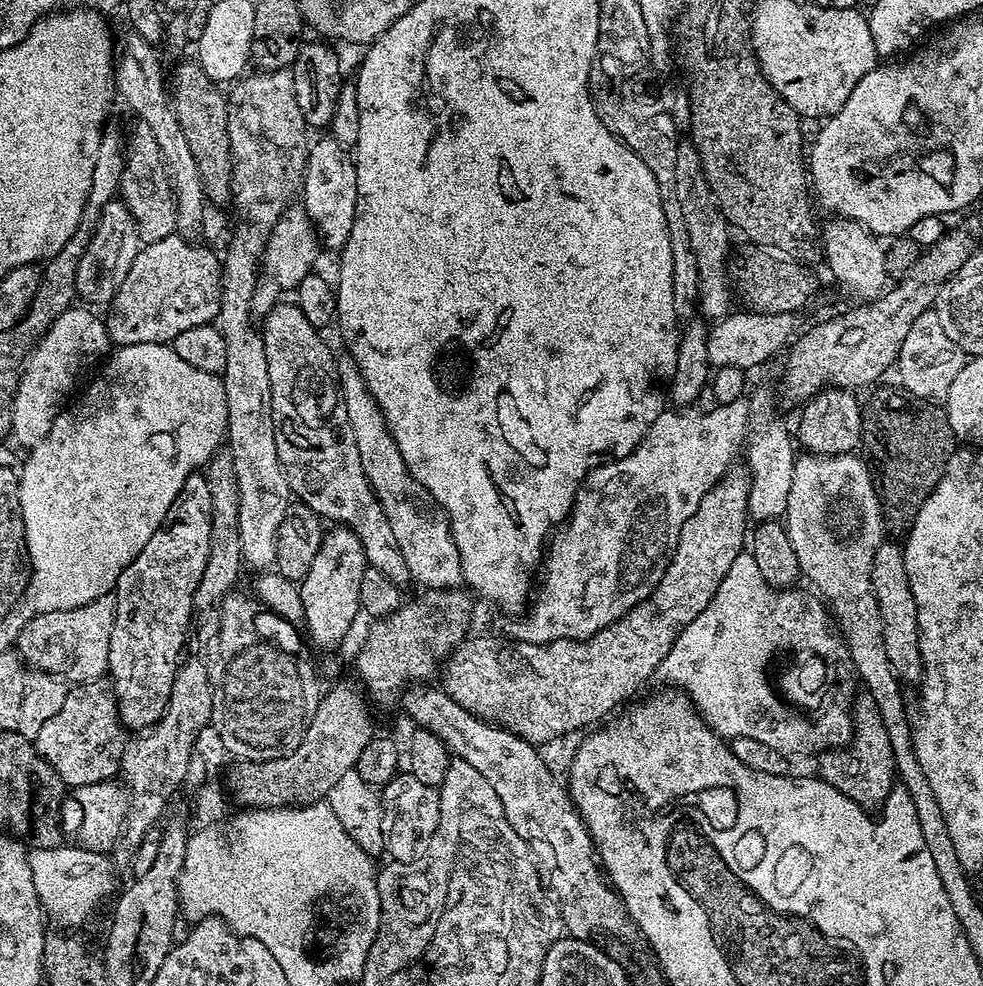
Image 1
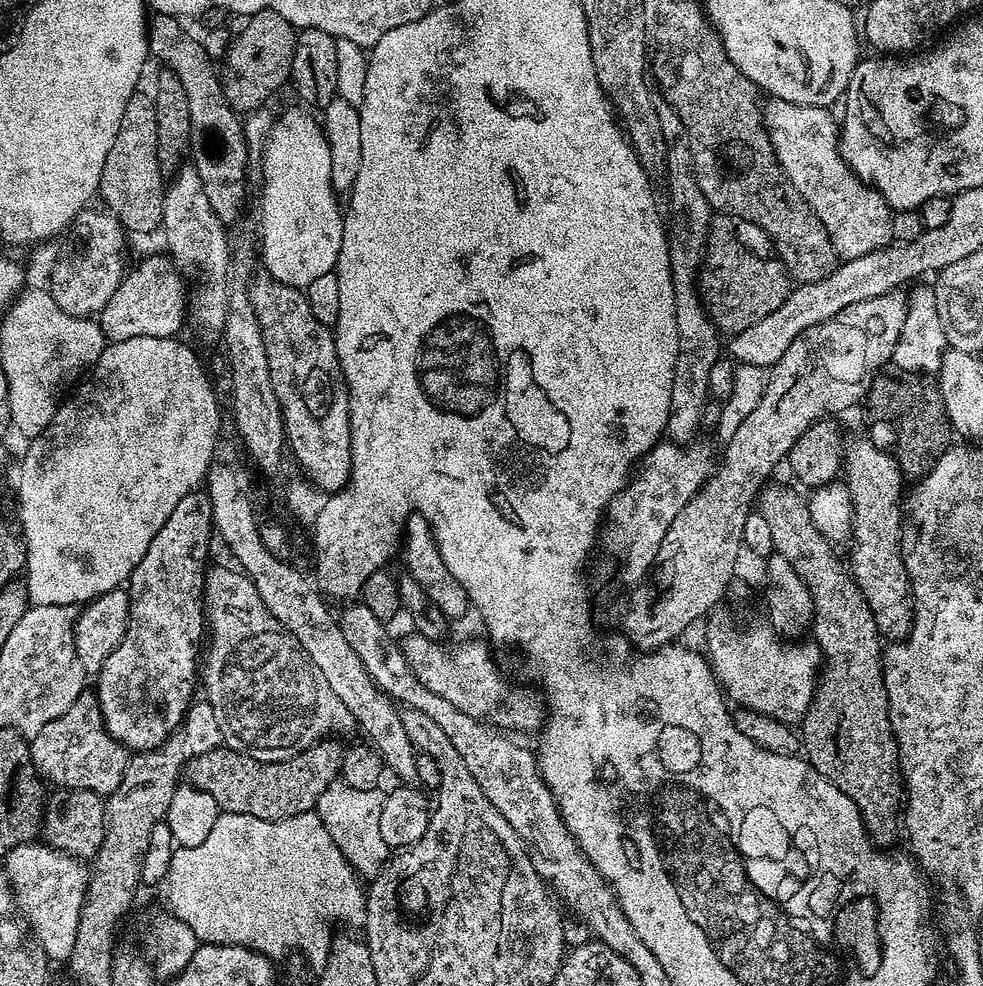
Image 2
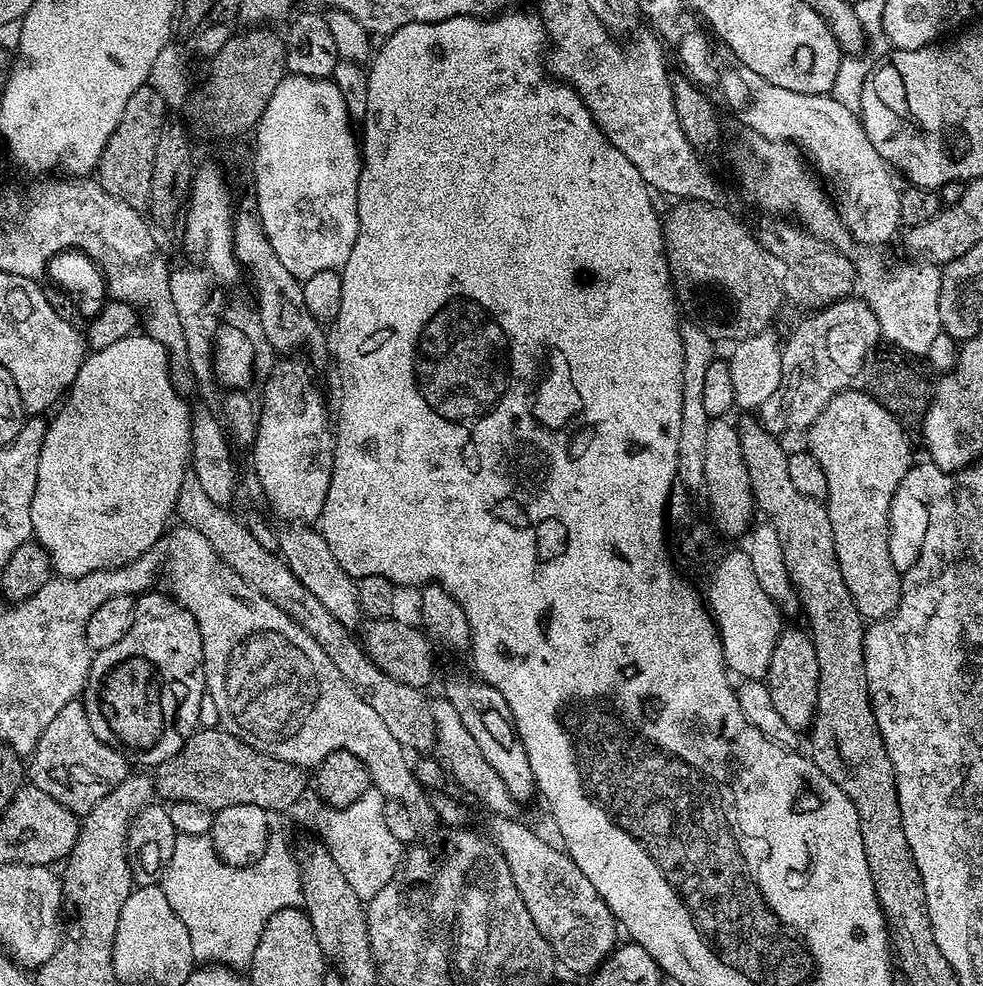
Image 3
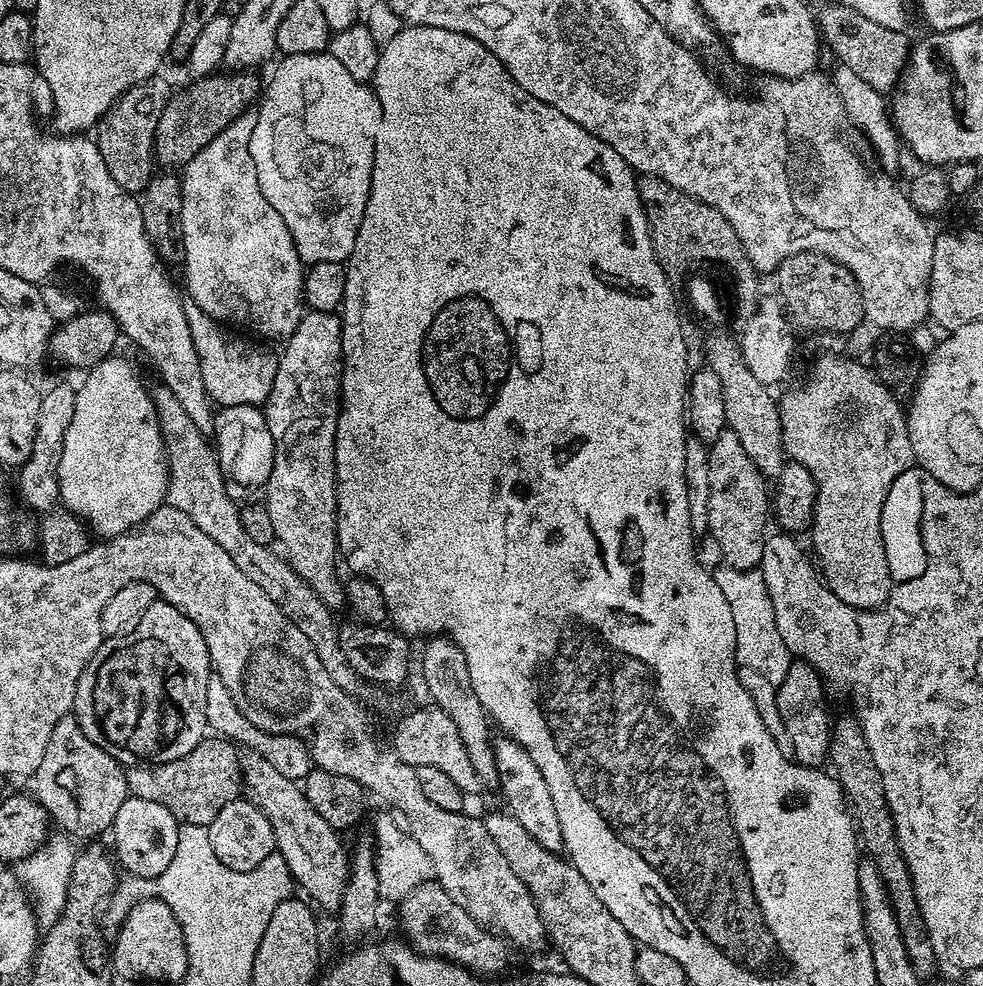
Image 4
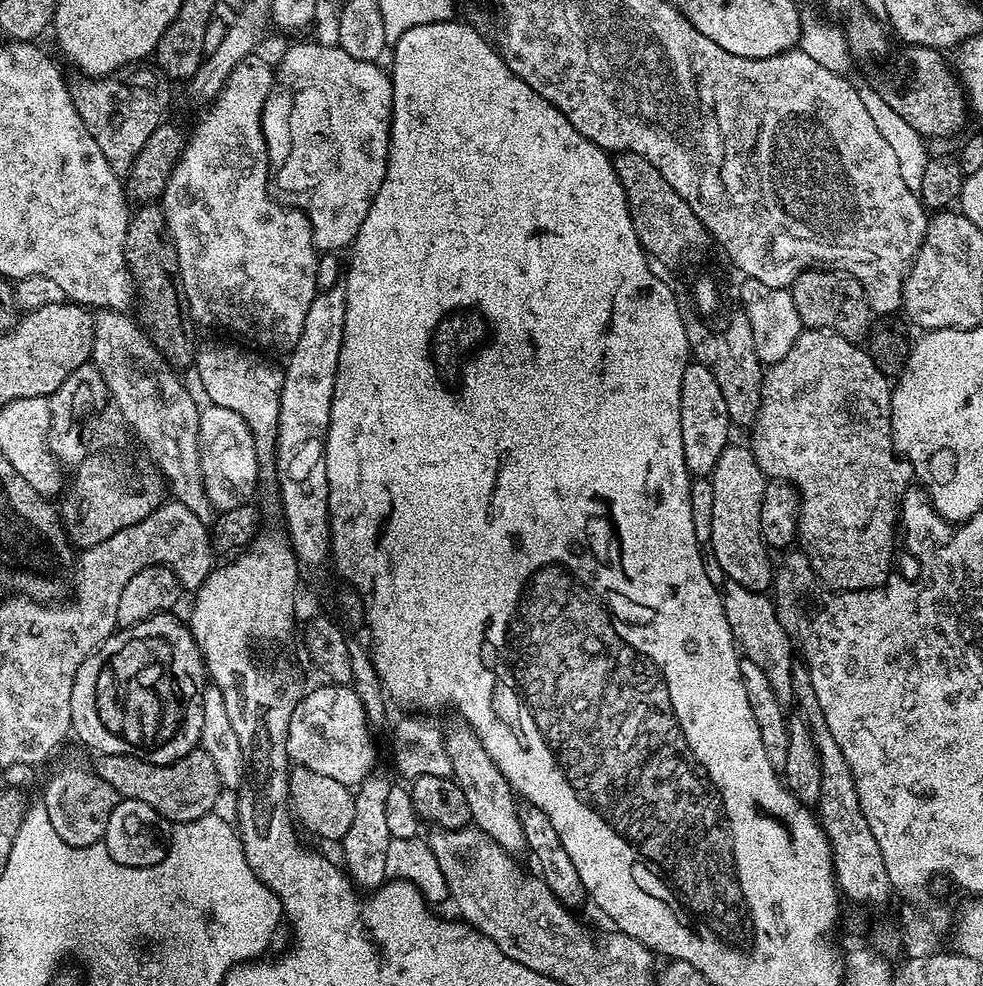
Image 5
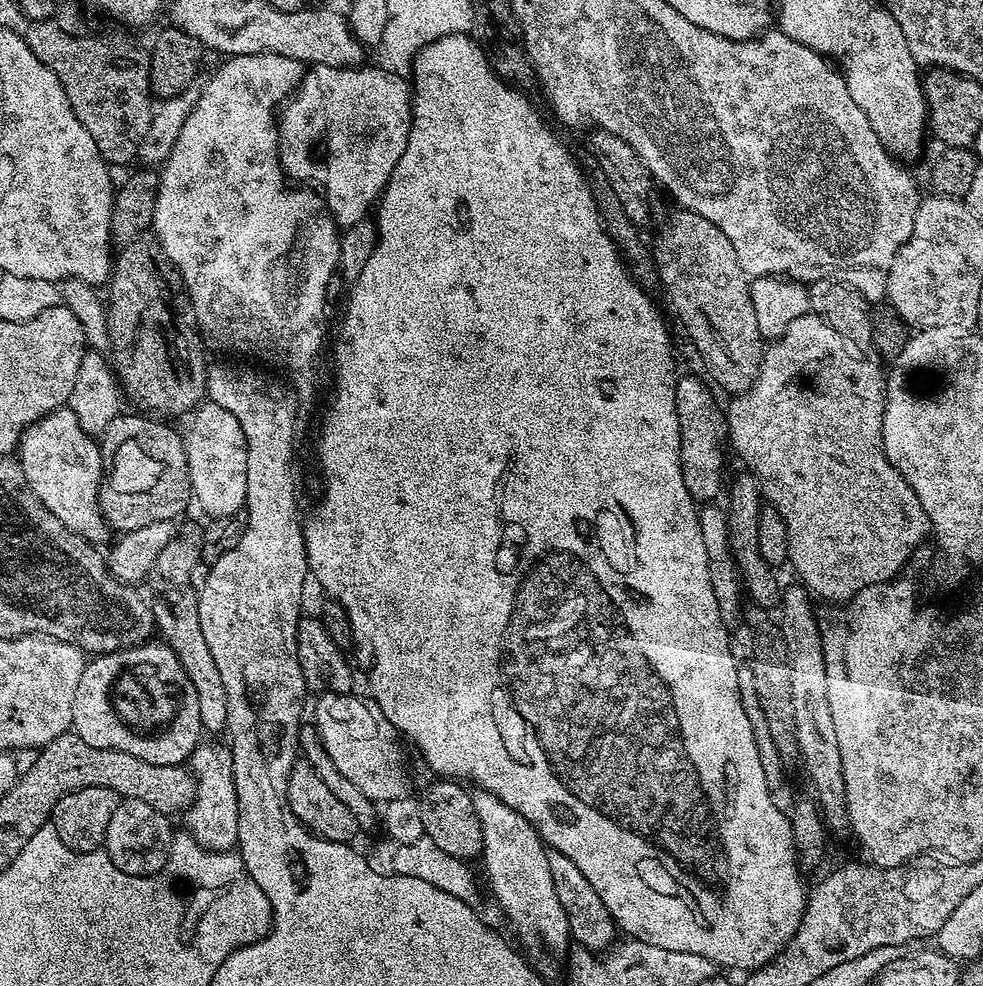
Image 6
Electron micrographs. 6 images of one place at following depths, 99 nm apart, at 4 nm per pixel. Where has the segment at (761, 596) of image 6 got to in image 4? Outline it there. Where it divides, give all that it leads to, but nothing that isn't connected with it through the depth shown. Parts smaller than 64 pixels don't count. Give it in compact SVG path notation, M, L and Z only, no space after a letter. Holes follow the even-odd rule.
M724 431L710 442L708 450L710 462L710 510L708 511L707 535L712 536L716 548L720 551L720 560L725 565L734 567L739 571L759 569L766 531L764 527L770 524L770 484L764 475L746 458L746 449L738 439L738 434Z

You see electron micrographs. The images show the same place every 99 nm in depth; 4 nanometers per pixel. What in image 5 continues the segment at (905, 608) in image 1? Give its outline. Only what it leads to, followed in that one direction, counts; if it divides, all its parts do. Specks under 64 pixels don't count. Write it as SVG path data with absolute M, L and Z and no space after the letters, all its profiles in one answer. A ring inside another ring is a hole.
M809 328L801 331L799 338L796 339L796 345L790 350L790 354L786 354L786 358L782 358L777 364L771 365L763 373L762 383L760 385L760 408L756 412L756 423L751 425L750 432L752 432L752 441L750 447L756 453L756 461L761 470L764 471L765 477L773 480L788 480L796 487L797 492L800 493L800 521L798 522L798 544L802 549L808 561L812 564L812 568L817 574L817 577L827 587L841 592L857 592L858 590L866 590L867 588L878 588L882 584L887 584L890 579L890 573L894 568L894 557L898 551L898 521L900 519L900 501L904 499L910 485L913 483L914 477L912 474L912 467L910 462L901 458L892 441L892 389L893 385L890 383L889 377L882 374L882 370L878 370L878 366L874 366L874 362L870 358L870 354L863 347L857 346L853 341L848 340L844 336L840 336L837 332L829 332L827 328Z

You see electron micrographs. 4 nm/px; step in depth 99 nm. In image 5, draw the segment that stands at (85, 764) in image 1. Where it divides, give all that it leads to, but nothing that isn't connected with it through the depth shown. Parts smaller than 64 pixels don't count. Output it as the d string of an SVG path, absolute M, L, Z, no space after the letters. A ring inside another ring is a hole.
M64 768L56 772L48 780L44 788L42 802L46 806L46 814L50 814L50 826L58 833L58 838L72 848L85 848L91 844L99 844L106 834L106 822L110 822L110 814L114 814L117 794L110 782L102 782L95 772L84 768Z

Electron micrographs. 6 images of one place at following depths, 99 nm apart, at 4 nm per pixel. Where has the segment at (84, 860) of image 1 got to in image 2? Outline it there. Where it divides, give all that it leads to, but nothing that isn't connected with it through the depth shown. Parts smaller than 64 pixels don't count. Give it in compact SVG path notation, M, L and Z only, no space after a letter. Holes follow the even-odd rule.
M42 842L14 846L14 850L10 850L2 857L2 864L8 873L9 882L12 883L16 907L28 921L33 937L42 944L45 954L51 961L67 961L73 952L74 941L78 934L78 918L81 906L84 904L85 890L88 889L89 867L75 856L66 855L65 852L58 851Z

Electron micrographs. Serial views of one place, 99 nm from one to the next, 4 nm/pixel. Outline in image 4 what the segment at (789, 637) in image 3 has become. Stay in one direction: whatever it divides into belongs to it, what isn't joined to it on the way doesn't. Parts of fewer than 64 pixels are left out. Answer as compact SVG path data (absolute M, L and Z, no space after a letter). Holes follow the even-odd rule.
M793 662L786 678L776 686L778 714L782 717L782 726L786 726L786 735L789 736L792 747L790 756L803 768L820 768L828 760L833 721L828 720L828 704L824 701L824 691L824 681L810 665L803 662Z

